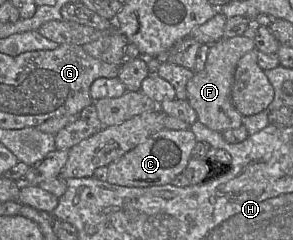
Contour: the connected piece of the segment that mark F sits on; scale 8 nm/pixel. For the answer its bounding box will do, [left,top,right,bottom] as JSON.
[187,35,255,132]

